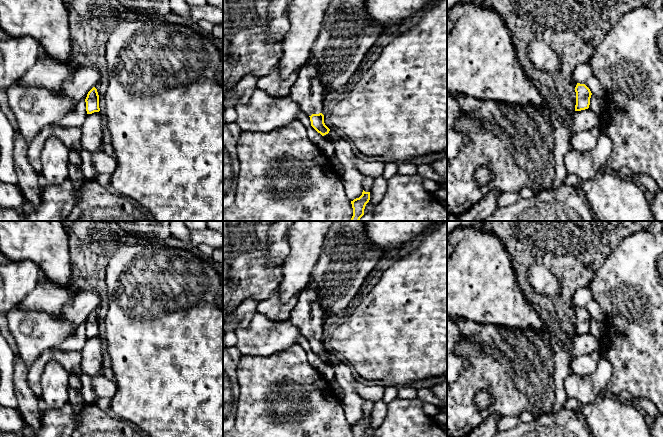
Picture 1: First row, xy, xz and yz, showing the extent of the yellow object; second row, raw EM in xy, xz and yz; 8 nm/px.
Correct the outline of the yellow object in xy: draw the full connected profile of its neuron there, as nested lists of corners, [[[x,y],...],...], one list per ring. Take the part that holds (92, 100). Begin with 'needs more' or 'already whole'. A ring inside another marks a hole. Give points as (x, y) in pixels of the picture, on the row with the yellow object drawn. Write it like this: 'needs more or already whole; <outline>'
already whole; [[[93,87],[87,94],[85,99],[87,114],[92,114],[94,112],[99,112],[99,95],[97,89]]]

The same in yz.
already whole; [[[577,83],[575,87],[576,105],[575,111],[581,111],[589,108],[591,91],[585,84]]]

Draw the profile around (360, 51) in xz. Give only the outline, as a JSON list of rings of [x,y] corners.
[[[331,0],[313,46],[327,93],[350,87],[363,58],[385,31],[366,17],[365,0]]]

